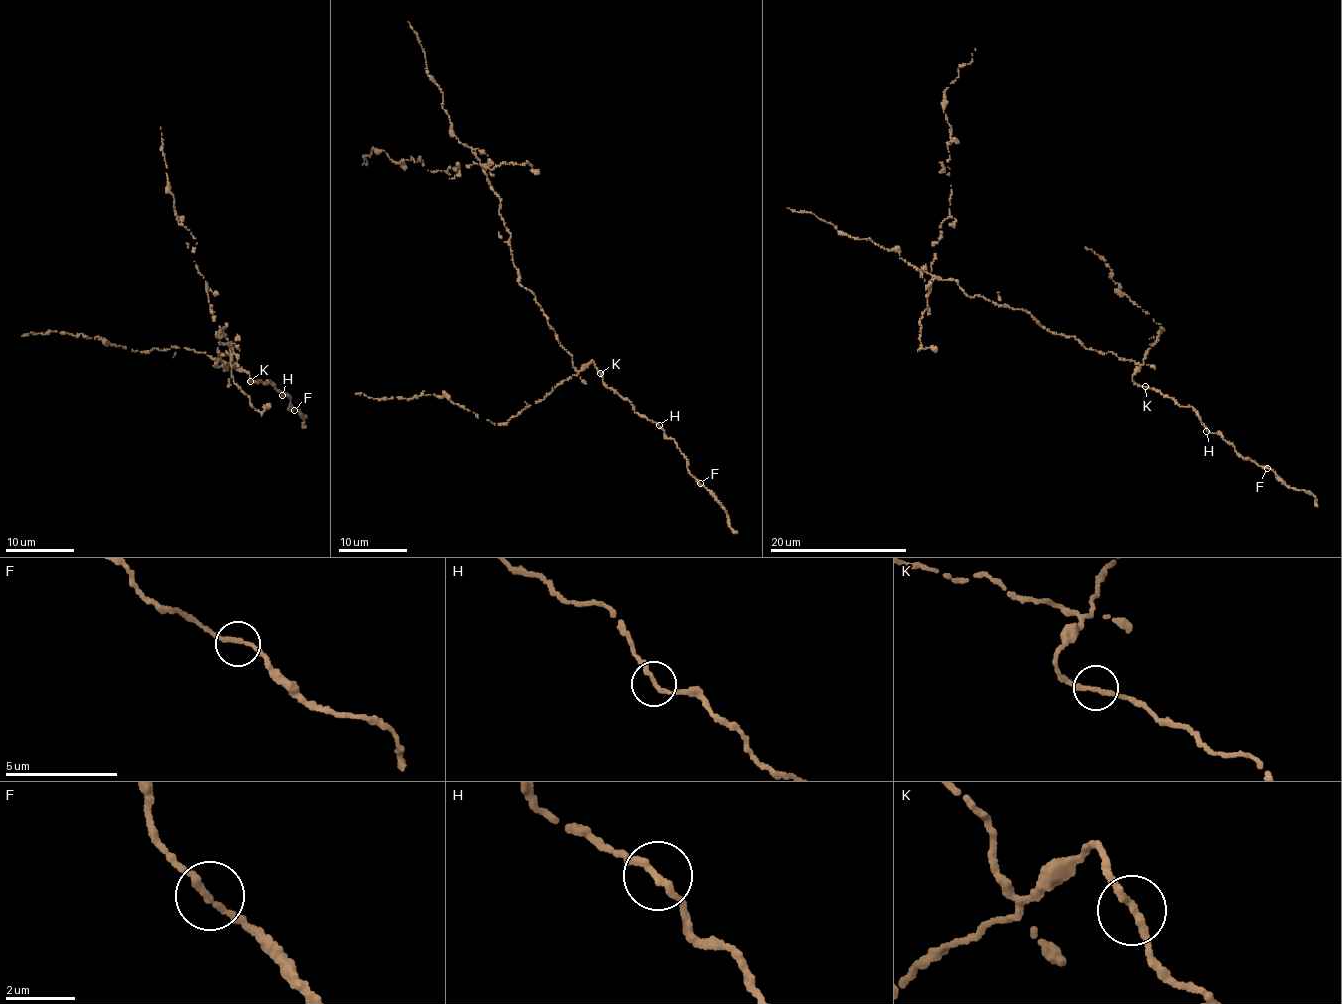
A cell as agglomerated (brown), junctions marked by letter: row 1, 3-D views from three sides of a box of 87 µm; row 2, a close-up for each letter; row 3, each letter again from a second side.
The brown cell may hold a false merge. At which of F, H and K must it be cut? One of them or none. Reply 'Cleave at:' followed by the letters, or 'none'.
Cleave at: K

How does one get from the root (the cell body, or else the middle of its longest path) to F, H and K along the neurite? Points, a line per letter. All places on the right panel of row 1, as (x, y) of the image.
F: (1031, 315), (1088, 349), (1137, 363), (1138, 384), (1191, 406), (1211, 433), (1267, 468)
H: (1031, 315), (1050, 331), (1073, 336), (1088, 349), (1112, 352), (1137, 363), (1132, 380), (1191, 406), (1206, 431)
K: (1031, 315), (1050, 331), (1073, 336), (1088, 349), (1112, 352), (1137, 363), (1132, 380), (1145, 386)

